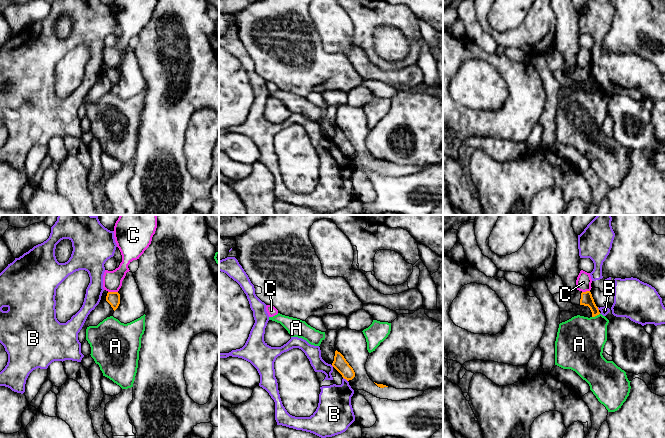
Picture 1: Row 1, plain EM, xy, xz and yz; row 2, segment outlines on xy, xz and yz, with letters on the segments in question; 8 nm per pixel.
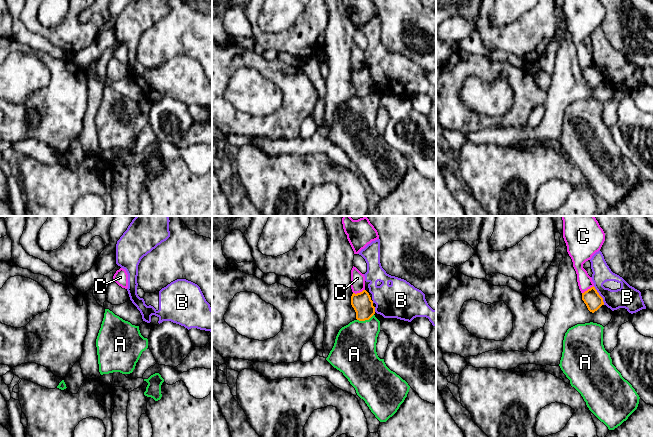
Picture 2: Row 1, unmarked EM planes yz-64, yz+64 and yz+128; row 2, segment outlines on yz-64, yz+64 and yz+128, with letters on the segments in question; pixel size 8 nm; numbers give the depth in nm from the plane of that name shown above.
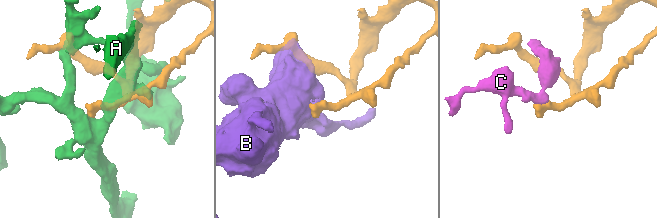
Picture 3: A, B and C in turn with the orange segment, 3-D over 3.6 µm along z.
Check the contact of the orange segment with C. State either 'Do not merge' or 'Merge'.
Do not merge

